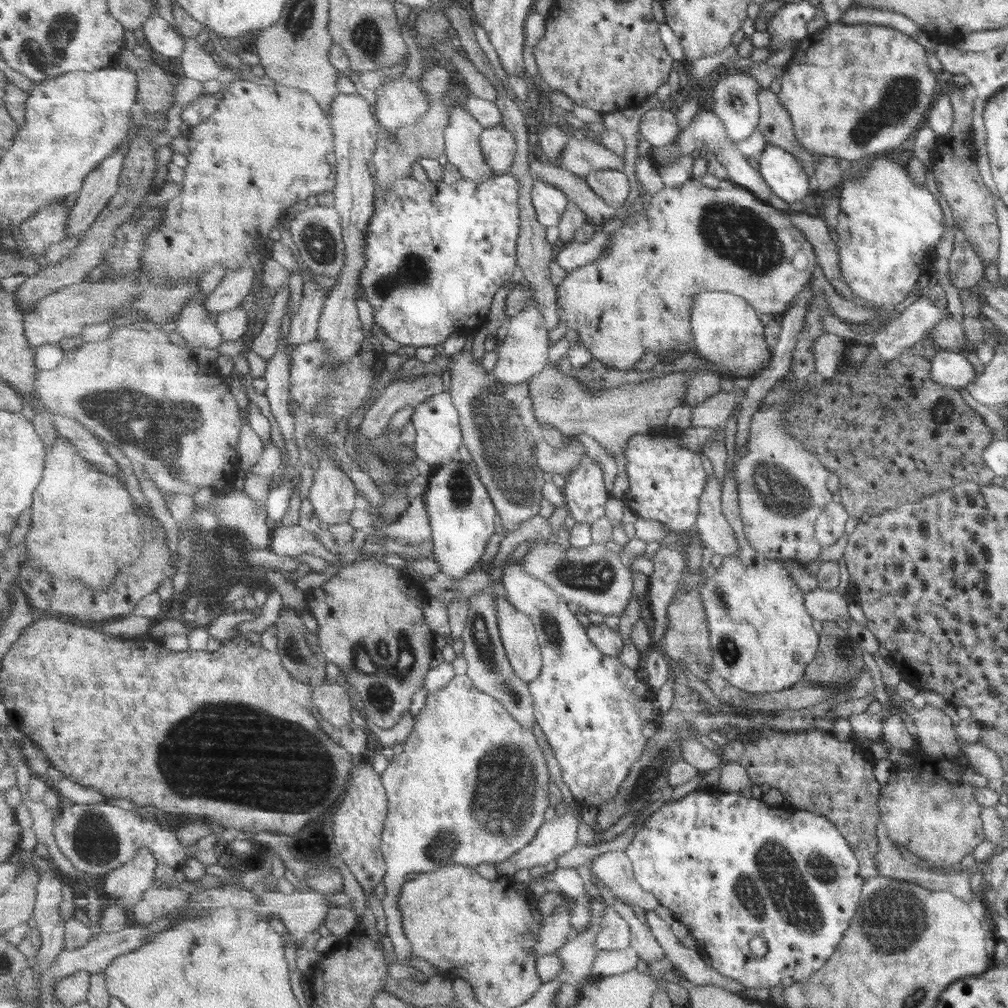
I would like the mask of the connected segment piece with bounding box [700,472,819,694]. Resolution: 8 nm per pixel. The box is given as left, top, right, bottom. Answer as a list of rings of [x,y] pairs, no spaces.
[[[727,472],[721,486],[721,510],[734,530],[738,553],[722,558],[720,569],[711,569],[712,575],[708,575],[700,587],[711,634],[712,666],[726,682],[748,693],[764,694],[790,688],[804,678],[806,665],[812,662],[819,645],[819,634],[814,631],[812,616],[804,606],[803,592],[792,581],[782,562],[765,558],[752,546],[744,531],[737,481]]]

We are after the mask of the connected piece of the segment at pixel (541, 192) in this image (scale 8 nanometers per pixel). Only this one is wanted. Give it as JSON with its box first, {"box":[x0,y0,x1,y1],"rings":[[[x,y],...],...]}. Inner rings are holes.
{"box":[533,178,572,227],"rings":[[[536,178],[533,201],[539,219],[550,227],[560,226],[572,200],[567,195],[567,191],[560,190],[555,183],[544,182],[543,178]]]}

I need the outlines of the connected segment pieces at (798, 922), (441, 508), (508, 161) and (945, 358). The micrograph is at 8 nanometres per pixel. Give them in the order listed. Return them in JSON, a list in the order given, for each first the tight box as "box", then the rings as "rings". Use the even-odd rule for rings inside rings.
[{"box":[627,789,864,990],"rings":[[[694,789],[689,795],[678,801],[666,800],[662,808],[645,821],[645,825],[628,846],[627,853],[635,866],[634,870],[640,884],[646,890],[653,892],[662,905],[671,909],[677,920],[688,926],[690,933],[696,937],[700,949],[705,949],[706,954],[710,957],[712,968],[716,969],[719,974],[736,980],[746,988],[769,988],[771,990],[776,986],[786,988],[812,977],[812,974],[820,970],[834,954],[842,936],[850,926],[850,918],[854,916],[860,902],[864,881],[854,851],[840,831],[827,818],[808,810],[792,809],[789,804],[771,806],[751,796],[716,792],[712,789],[702,791]],[[757,934],[767,942],[769,949],[766,956],[757,957],[750,952],[750,939]]]},{"box":[426,461,499,578],"rings":[[[454,461],[431,477],[426,497],[435,539],[434,559],[440,564],[440,572],[454,578],[470,576],[479,568],[490,538],[496,532],[499,511],[491,492],[474,463]]]},{"box":[481,125,518,175],"rings":[[[498,125],[485,129],[481,140],[484,156],[497,174],[503,175],[512,172],[516,155],[518,155],[515,134],[505,125]]]},{"box":[930,350,978,389],"rings":[[[940,350],[931,360],[930,374],[934,382],[955,389],[964,388],[978,375],[968,359],[954,351]]]}]

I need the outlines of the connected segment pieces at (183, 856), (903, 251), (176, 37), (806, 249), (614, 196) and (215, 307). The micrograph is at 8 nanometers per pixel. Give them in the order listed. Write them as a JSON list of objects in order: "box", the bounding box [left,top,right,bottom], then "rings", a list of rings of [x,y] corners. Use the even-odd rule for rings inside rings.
[{"box":[55,800,192,875],"rings":[[[106,800],[91,805],[66,806],[56,822],[55,833],[63,853],[76,869],[91,875],[109,875],[114,869],[132,862],[145,846],[155,852],[159,864],[178,869],[187,864],[192,855],[176,831],[156,822],[146,822],[134,810],[125,810]]]},{"box":[834,153,944,309],"rings":[[[883,153],[874,156],[876,159],[870,164],[870,166],[868,166],[868,168],[866,168],[862,177],[847,179],[848,176],[846,175],[846,179],[843,180],[843,184],[837,191],[839,196],[840,213],[838,214],[838,225],[834,231],[838,234],[837,248],[839,250],[839,271],[841,277],[846,281],[846,284],[848,284],[850,292],[856,297],[874,303],[876,306],[893,309],[894,306],[900,304],[906,297],[910,296],[910,292],[914,290],[918,277],[922,274],[922,271],[926,268],[929,262],[928,258],[931,258],[931,254],[934,253],[936,244],[938,244],[940,238],[942,238],[944,225],[942,224],[942,210],[940,210],[940,205],[938,201],[934,199],[932,193],[926,189],[926,185],[915,184],[913,178],[908,174],[908,171],[905,170],[905,167],[900,165],[898,161],[889,160]]]},{"box":[143,7,187,59],"rings":[[[156,7],[154,8],[154,15],[146,20],[143,29],[153,51],[170,59],[183,59],[187,43],[184,42],[183,36],[180,36],[181,32],[178,32],[166,18],[160,16]]]},{"box":[558,178,819,371],"rings":[[[691,178],[681,187],[666,187],[662,192],[653,195],[648,210],[643,210],[638,204],[634,204],[627,211],[630,212],[630,216],[625,219],[625,224],[620,229],[611,232],[611,241],[606,252],[595,263],[569,272],[563,283],[558,287],[561,318],[567,322],[567,328],[579,332],[581,342],[589,349],[594,358],[615,369],[633,371],[636,364],[642,362],[648,352],[654,352],[658,357],[663,352],[668,352],[670,357],[675,352],[678,352],[679,349],[692,345],[693,342],[695,344],[692,317],[696,295],[704,291],[736,294],[747,299],[755,307],[755,310],[760,311],[761,314],[771,314],[773,316],[779,312],[785,312],[789,308],[789,305],[792,304],[797,295],[808,284],[810,278],[812,278],[813,270],[819,266],[814,247],[806,240],[802,231],[780,209],[775,209],[772,205],[764,203],[756,195],[753,195],[751,191],[747,191],[744,187],[736,184],[726,188],[708,188],[702,181]],[[798,252],[802,252],[806,256],[806,268],[803,271],[799,271],[794,266],[794,258],[796,258]],[[680,286],[684,290],[688,288],[688,292],[682,294],[682,296],[670,296],[670,294],[678,294]]]},{"box":[588,170,632,210],"rings":[[[595,170],[588,176],[590,186],[594,192],[602,195],[602,198],[612,206],[622,210],[626,200],[632,194],[632,184],[628,174],[619,170]]]},{"box":[207,266,257,317],"rings":[[[252,266],[228,273],[218,289],[207,299],[209,312],[215,311],[218,317],[221,312],[241,307],[252,289],[255,289],[256,280],[257,274]]]}]

